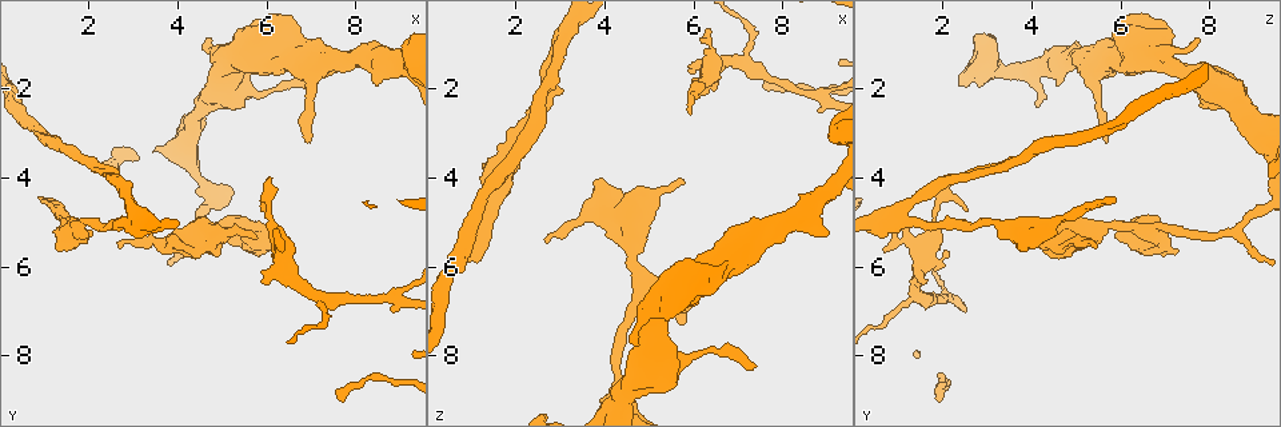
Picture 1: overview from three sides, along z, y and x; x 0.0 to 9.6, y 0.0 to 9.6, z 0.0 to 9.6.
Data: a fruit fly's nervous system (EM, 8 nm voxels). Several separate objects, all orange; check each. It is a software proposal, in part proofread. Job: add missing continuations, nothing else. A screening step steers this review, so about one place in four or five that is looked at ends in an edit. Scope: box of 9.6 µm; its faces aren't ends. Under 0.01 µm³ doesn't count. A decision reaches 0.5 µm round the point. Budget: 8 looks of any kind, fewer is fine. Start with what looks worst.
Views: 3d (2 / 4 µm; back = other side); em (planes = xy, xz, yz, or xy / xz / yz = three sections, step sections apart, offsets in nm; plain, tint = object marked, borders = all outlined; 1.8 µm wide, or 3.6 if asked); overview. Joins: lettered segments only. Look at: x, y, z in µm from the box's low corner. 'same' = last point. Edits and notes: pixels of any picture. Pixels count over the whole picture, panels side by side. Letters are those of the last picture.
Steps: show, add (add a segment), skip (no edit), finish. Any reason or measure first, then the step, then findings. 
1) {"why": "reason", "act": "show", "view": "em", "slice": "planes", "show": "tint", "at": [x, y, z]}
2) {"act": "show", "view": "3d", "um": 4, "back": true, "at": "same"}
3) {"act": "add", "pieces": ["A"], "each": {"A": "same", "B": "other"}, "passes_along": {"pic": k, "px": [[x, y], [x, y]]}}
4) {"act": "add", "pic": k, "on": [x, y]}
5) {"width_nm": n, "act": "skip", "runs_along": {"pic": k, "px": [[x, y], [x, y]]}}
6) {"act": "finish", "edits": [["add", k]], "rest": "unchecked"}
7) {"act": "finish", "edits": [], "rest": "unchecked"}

{"why": "two arms in line, one across", "act": "show", "view": "3d", "um": 2, "at": [2.85, 4.95, 1.20]}

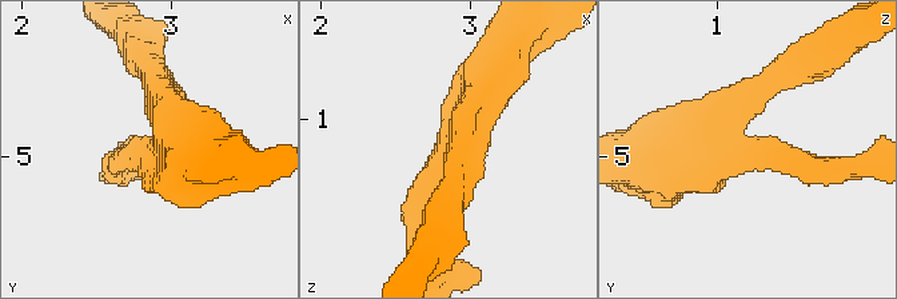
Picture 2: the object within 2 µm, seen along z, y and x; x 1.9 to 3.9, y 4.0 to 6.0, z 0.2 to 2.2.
{"arms": 3, "arm_widths_nm": [190, 220, 320], "act": "show", "view": "em", "slice": "planes", "show": "borders", "at": [2.92, 4.92, 1.18]}

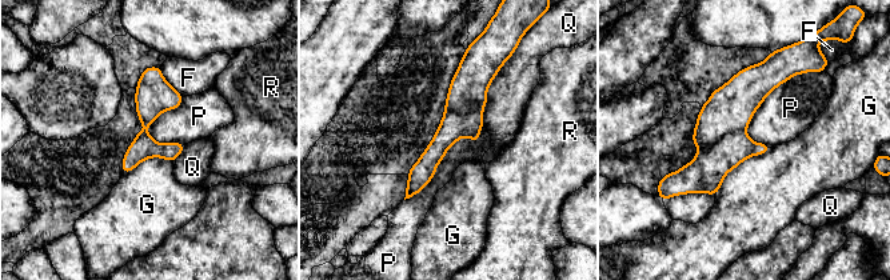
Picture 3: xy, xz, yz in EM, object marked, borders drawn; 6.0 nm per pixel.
{"act": "skip", "each": {"F": "other", "G": "other", "P": "other", "Q": "other", "R": "other"}, "runs_along": {"pic": 3, "px": [[767, 64], [685, 190]]}, "found": "no lettered segment goes on from it"}

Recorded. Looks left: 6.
{"why": "branch stops here", "act": "show", "view": "em", "slice": "planes", "show": "borders", "at": [6.15, 5.80, 2.10]}

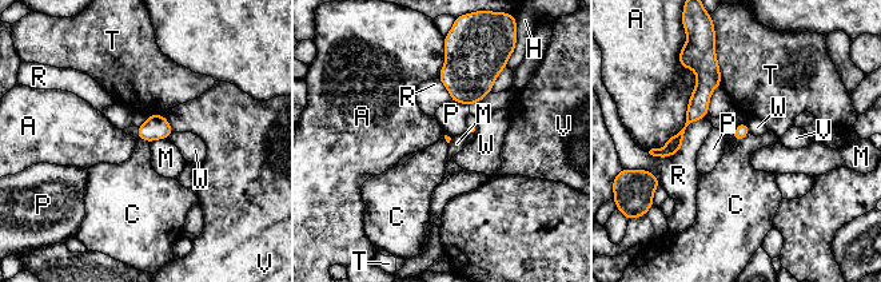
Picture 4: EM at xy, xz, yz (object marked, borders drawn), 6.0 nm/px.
{"act": "skip", "each": {"A": "other", "C": "other", "H": "other", "M": "other", "P": "other", "R": "other", "T": "other", "V": "other", "W": "other"}, "border": {"pic": 4, "px": [[749, 134], [737, 142]]}, "found": "none of them fits"}

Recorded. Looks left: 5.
{"why": "tapers out", "act": "show", "view": "3d", "um": 2, "at": [7.60, 9.05, 1.90]}

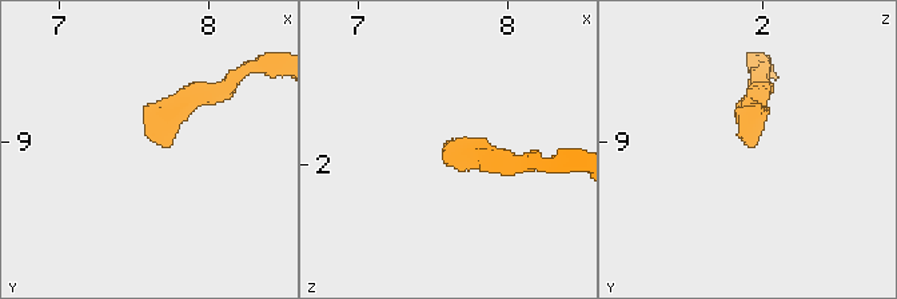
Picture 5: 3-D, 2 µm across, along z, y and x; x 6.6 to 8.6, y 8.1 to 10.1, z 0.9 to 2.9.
{"act": "show", "view": "em", "slice": "yz", "step": 16, "show": "tint", "at": [7.62, 9.00, 1.88]}

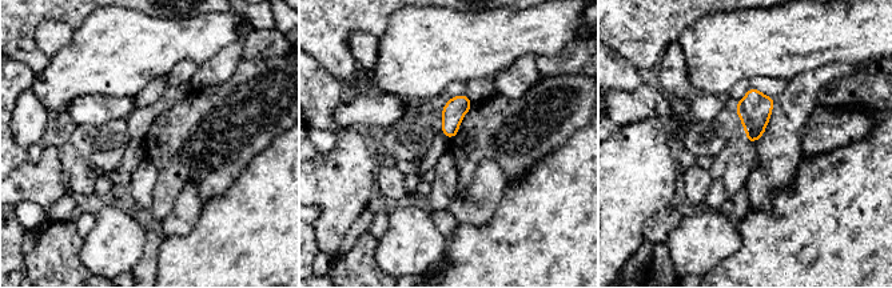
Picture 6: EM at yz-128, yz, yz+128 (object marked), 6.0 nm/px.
{"act": "show", "view": "em", "slice": "yz", "step": 16, "show": "borders", "at": "same"}

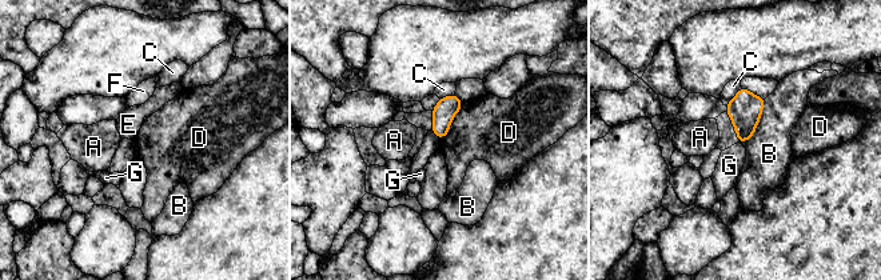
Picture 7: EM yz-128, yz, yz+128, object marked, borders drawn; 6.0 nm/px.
{"width_nm": 130, "act": "skip", "each": {"A": "other", "B": "other", "C": "other", "D": "other", "E": "other", "F": "other", "G": "other"}, "border": {"pic": 7, "px": [[463, 104], [449, 132], [439, 139]]}, "found": "no lettered segment goes on from it"}

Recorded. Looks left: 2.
{"act": "finish", "edits": [], "rest": "unchecked"}

